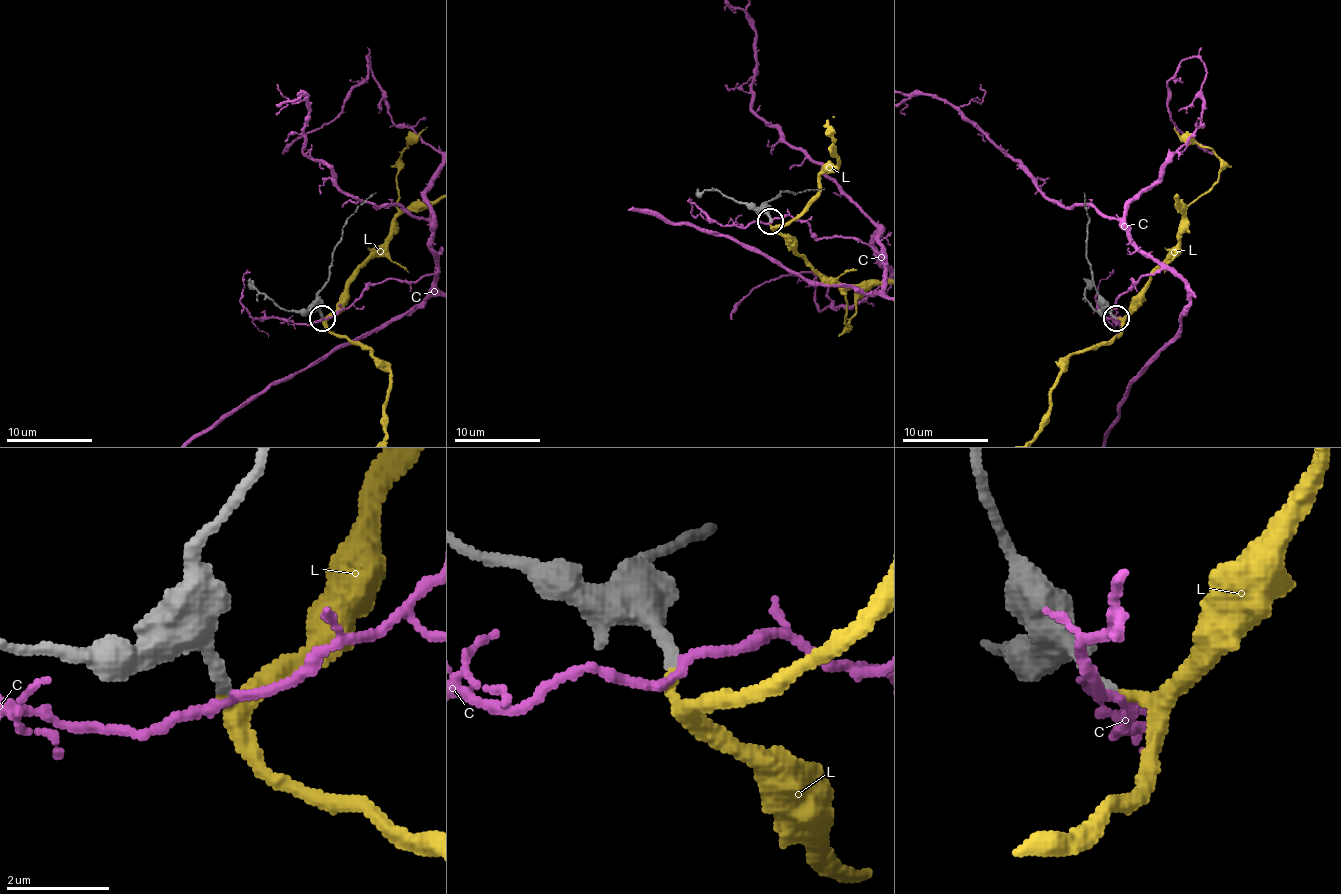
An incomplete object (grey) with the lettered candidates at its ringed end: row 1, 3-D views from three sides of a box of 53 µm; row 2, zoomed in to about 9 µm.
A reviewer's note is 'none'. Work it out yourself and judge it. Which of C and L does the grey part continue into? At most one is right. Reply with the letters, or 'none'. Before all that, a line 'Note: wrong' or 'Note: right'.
Note: wrong
L

